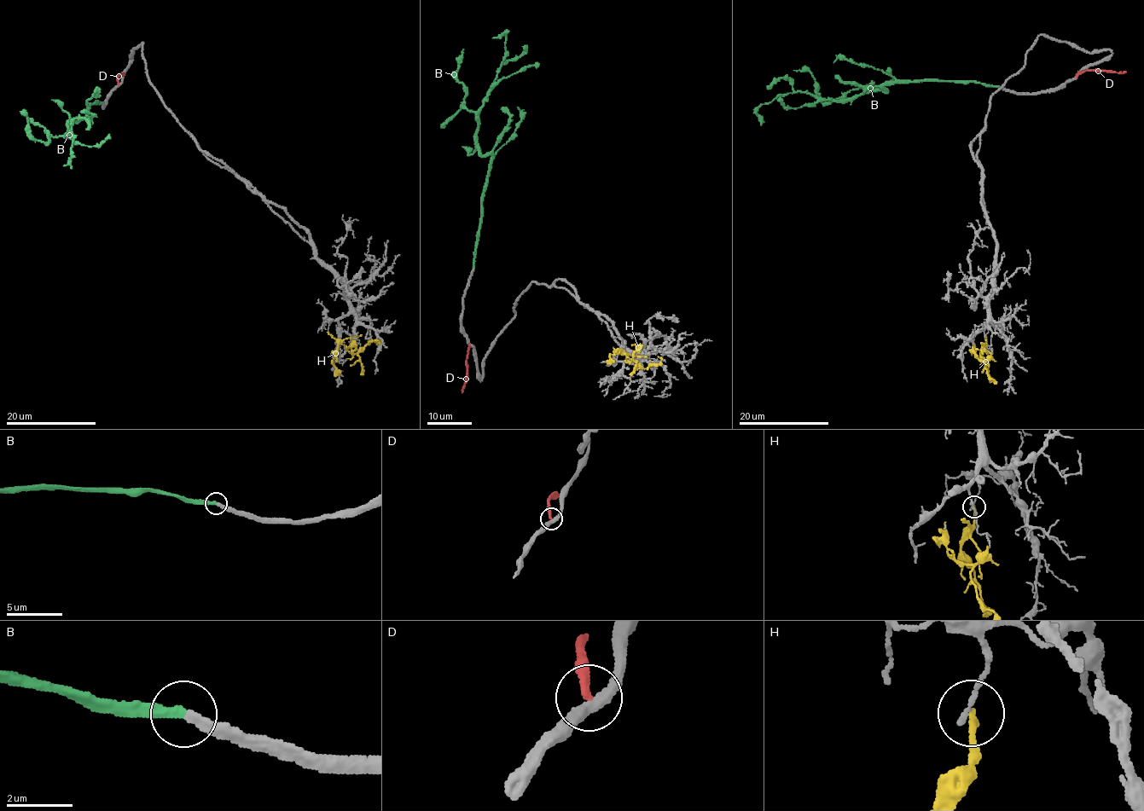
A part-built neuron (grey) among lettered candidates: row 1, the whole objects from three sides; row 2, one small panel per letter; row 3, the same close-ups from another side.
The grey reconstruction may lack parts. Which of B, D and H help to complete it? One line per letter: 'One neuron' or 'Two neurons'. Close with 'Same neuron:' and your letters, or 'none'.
B: One neuron
D: Two neurons
H: Two neurons
Same neuron: B

